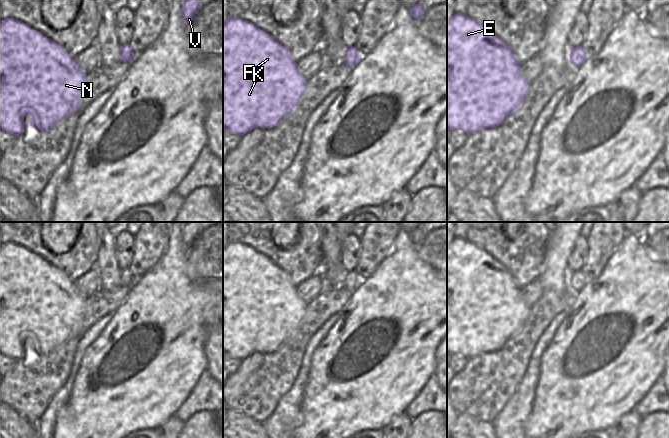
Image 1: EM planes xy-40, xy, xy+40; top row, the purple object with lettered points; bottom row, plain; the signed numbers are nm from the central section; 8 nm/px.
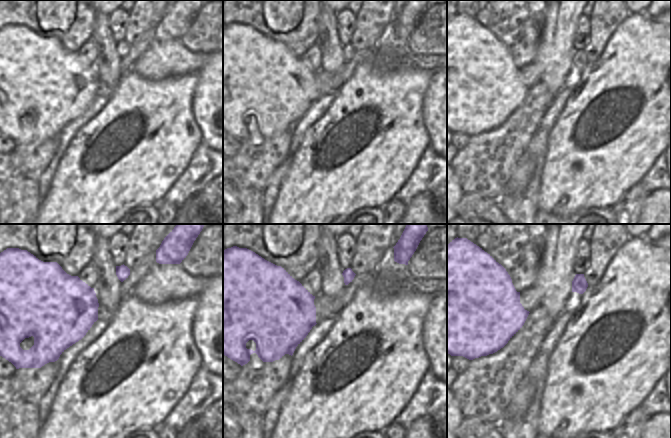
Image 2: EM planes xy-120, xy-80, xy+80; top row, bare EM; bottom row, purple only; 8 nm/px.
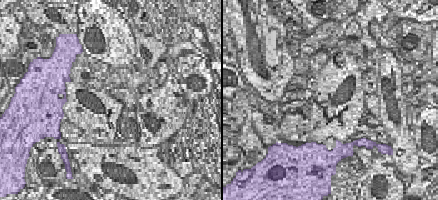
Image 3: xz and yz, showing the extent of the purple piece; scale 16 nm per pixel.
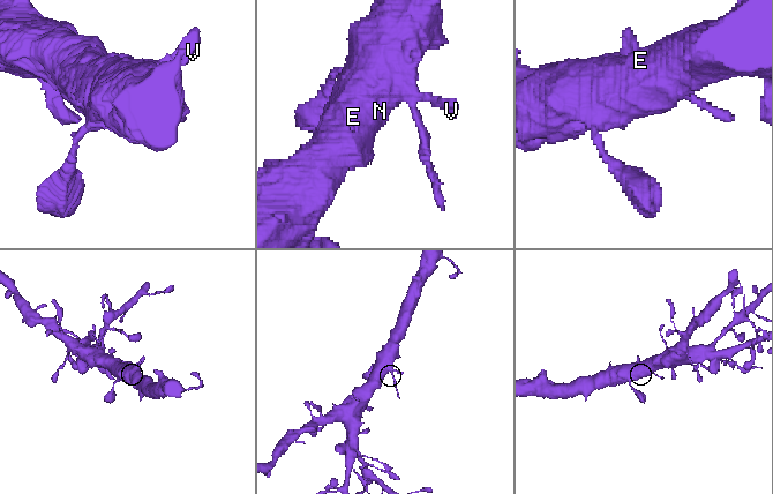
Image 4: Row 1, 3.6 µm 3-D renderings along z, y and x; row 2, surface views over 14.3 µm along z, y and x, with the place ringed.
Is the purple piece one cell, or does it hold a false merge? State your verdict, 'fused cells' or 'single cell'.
single cell

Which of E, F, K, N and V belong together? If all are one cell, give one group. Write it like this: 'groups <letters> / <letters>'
groups E F K N V

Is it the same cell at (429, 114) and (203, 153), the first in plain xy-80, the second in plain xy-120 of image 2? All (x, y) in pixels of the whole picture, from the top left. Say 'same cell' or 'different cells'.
different cells

